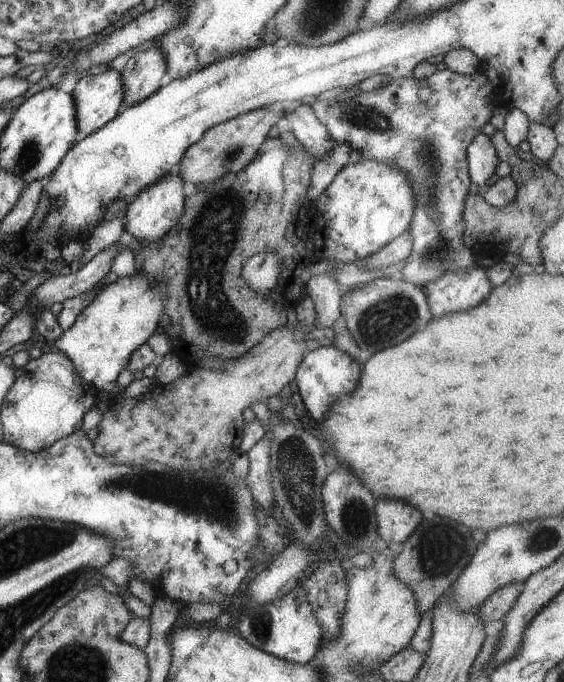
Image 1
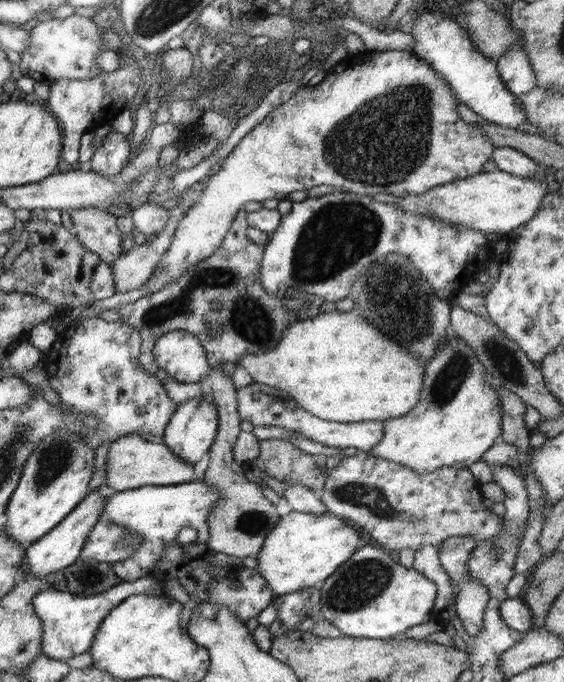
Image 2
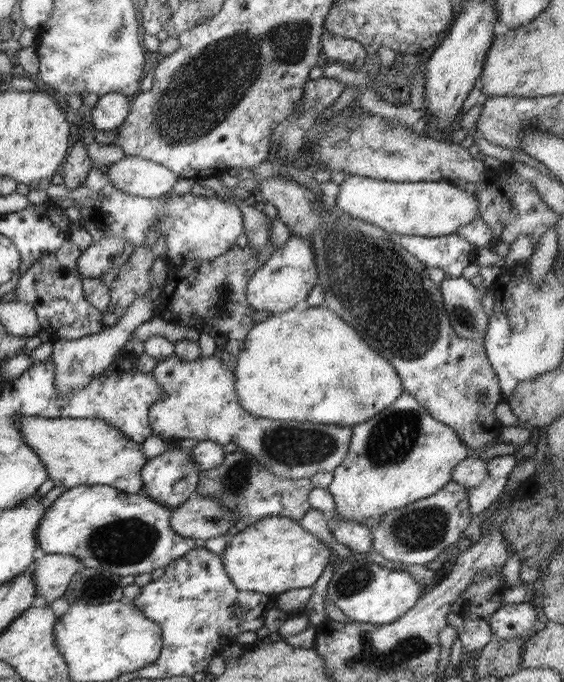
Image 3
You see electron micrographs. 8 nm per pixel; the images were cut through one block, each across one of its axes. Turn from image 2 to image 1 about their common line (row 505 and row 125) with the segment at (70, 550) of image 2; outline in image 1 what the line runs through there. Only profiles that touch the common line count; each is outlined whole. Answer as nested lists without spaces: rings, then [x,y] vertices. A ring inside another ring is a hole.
[[[105,68],[100,74],[82,74],[72,96],[76,108],[76,126],[82,137],[108,124],[124,108],[122,78],[112,68]]]

